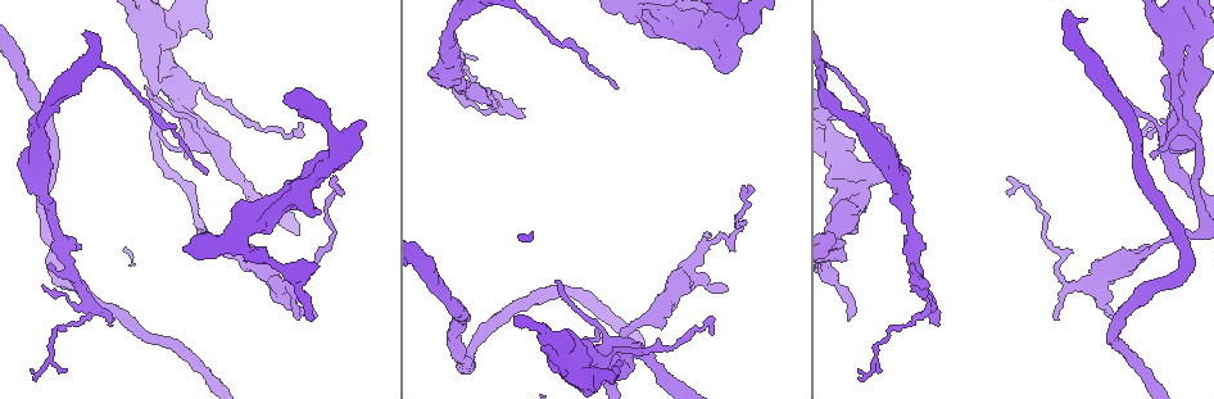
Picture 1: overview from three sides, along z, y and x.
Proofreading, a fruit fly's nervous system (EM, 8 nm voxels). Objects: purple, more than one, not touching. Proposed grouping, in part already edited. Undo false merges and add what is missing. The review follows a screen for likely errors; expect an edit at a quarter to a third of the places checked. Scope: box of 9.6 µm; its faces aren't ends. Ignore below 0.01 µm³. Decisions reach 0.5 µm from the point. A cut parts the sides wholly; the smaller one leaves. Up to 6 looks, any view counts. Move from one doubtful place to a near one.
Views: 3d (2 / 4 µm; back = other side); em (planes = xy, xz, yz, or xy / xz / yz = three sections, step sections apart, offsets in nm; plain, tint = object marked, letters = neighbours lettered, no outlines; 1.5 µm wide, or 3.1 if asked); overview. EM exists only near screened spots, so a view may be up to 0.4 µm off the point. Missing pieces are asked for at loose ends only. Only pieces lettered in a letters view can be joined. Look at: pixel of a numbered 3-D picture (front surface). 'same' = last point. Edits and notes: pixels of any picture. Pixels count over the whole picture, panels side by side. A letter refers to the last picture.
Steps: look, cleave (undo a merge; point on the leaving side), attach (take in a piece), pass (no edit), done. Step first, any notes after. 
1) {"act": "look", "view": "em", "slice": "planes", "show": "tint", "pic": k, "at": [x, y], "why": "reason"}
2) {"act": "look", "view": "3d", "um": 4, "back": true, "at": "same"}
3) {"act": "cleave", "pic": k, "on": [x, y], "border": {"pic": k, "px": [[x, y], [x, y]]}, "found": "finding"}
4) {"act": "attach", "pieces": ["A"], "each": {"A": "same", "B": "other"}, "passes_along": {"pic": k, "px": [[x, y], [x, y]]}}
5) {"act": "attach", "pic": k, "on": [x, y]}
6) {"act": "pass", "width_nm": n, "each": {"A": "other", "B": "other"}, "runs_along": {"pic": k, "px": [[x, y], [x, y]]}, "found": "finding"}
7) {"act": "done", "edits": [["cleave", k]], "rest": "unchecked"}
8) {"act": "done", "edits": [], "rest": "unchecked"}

{"act": "look", "view": "em", "slice": "xz", "step": 8, "show": "tint", "pic": 1, "at": [848, 318], "why": "free end"}

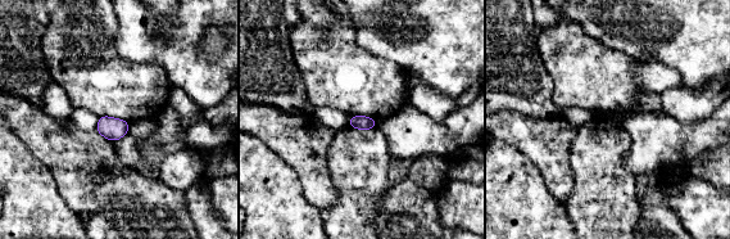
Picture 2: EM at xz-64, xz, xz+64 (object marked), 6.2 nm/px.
{"act": "look", "view": "em", "slice": "planes", "show": "letters", "at": "same"}

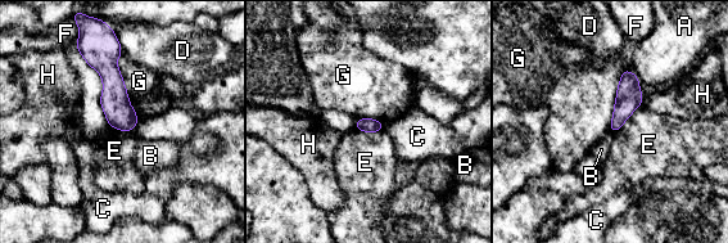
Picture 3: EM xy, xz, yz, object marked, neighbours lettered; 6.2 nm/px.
{"act": "pass", "each": {"A": "other", "B": "other", "C": "other", "D": "other", "E": "other", "F": "other", "G": "other", "H": "other"}, "border": {"pic": 3, "px": [[641, 104], [615, 133]]}, "found": "no lettered piece goes on from it"}

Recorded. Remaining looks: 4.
{"act": "look", "view": "3d", "um": 2, "pic": 1, "at": [146, 88], "why": "branch stops here"}

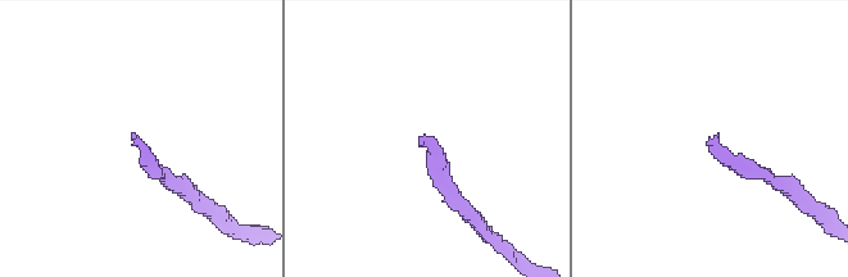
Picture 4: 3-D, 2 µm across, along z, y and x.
{"act": "look", "view": "em", "slice": "yz", "step": 4, "show": "letters", "pic": 4, "at": [715, 140]}

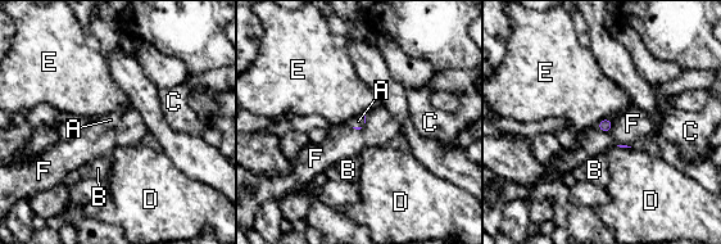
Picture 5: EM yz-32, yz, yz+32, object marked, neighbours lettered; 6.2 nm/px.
{"act": "look", "view": "em", "slice": "planes", "show": "letters", "at": "same"}

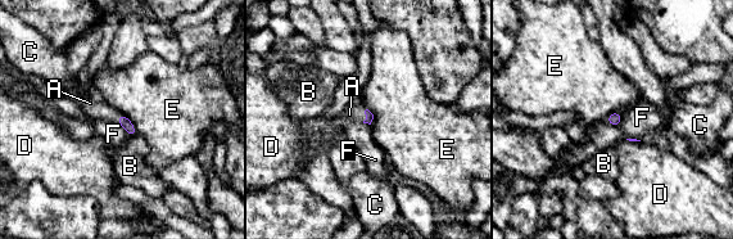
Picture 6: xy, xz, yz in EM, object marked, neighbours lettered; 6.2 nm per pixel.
{"act": "attach", "pieces": ["A"], "longest_contact_nm": ["E", 180], "each": {"A": "same", "B": "other", "C": "other", "D": "other", "E": "other", "F": "other"}, "passes_along": {"pic": 6, "px": [[369, 116], [366, 116], [349, 115]]}, "found": "it goes on there"}

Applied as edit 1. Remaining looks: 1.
{"act": "done", "edits": [["attach", 6]], "rest": "unchecked"}

